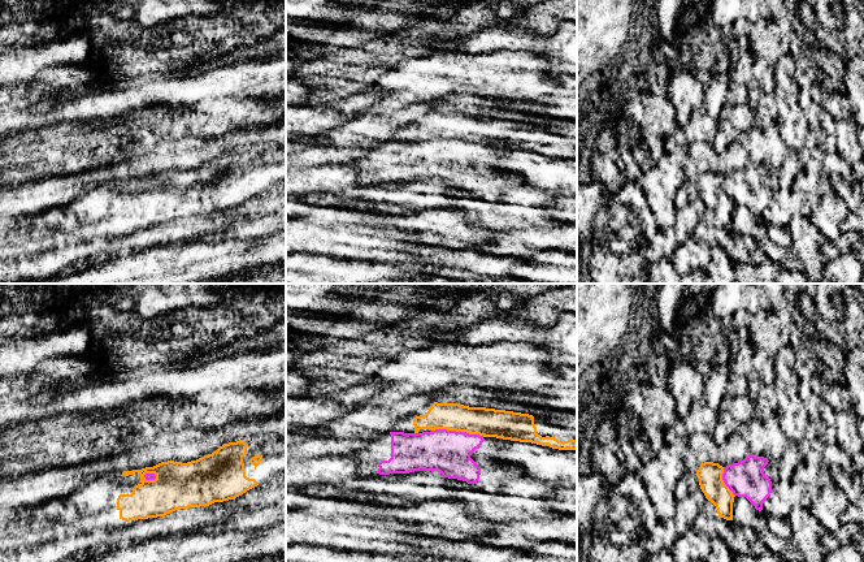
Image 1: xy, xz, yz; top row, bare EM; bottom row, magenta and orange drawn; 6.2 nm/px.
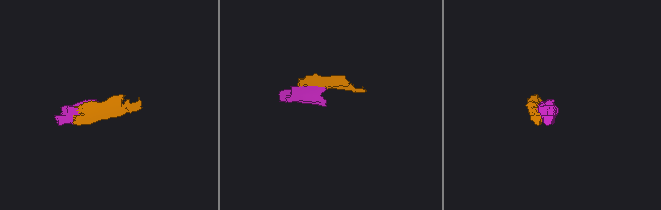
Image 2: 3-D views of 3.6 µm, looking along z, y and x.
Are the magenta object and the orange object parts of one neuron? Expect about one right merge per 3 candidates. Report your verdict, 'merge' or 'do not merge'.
do not merge

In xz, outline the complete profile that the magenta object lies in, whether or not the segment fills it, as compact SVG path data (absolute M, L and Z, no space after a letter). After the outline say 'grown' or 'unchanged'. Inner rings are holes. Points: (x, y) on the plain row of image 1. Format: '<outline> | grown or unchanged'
M447 138L390 140L374 144L366 157L349 164L357 168L361 187L425 178L494 203L502 202L507 189L526 183L518 174L474 160L496 156L500 150L503 147Z | grown

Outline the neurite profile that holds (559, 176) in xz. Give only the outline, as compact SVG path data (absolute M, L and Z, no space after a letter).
M511 150L486 159L487 164L518 174L538 190L577 196L577 159L559 159L531 151Z

